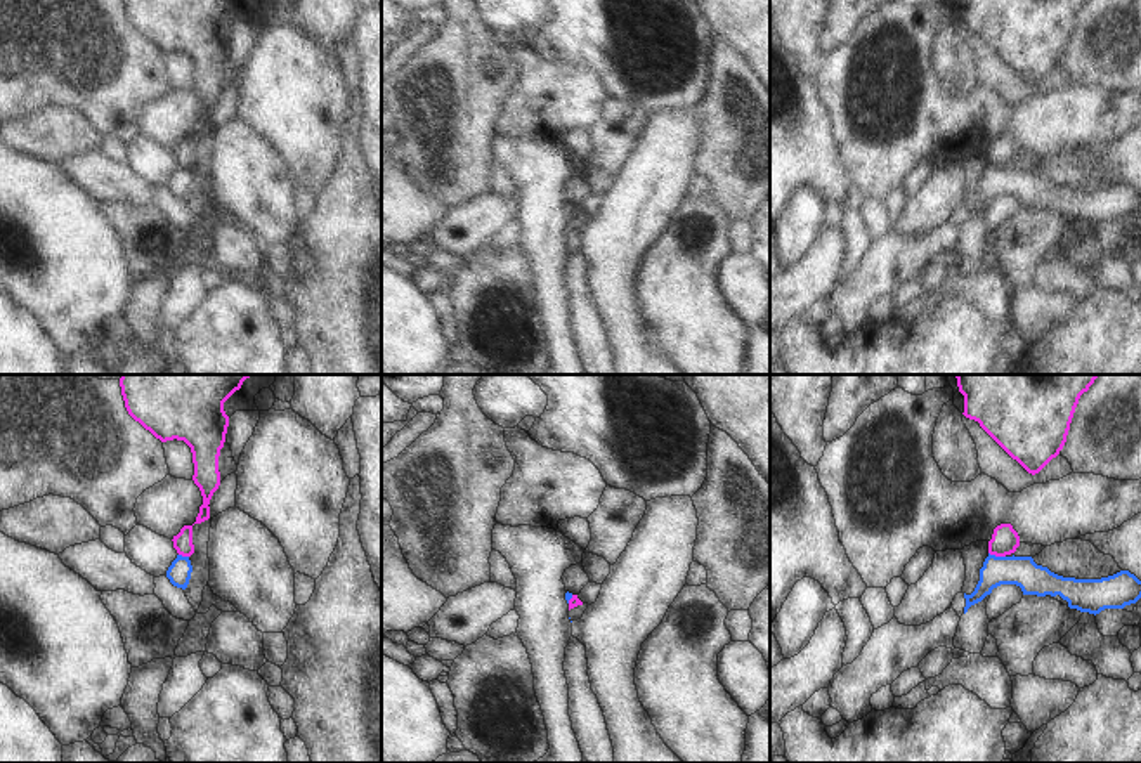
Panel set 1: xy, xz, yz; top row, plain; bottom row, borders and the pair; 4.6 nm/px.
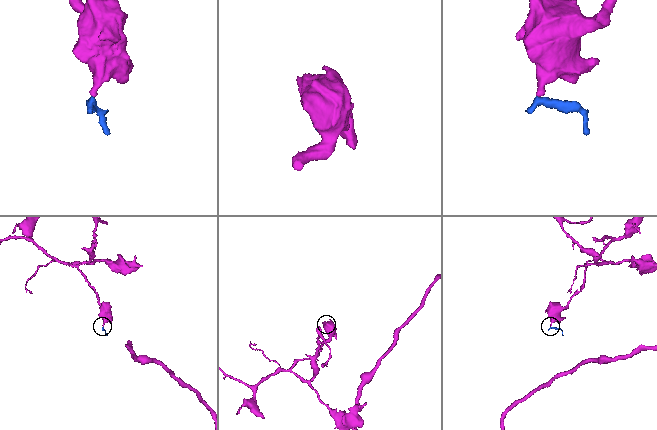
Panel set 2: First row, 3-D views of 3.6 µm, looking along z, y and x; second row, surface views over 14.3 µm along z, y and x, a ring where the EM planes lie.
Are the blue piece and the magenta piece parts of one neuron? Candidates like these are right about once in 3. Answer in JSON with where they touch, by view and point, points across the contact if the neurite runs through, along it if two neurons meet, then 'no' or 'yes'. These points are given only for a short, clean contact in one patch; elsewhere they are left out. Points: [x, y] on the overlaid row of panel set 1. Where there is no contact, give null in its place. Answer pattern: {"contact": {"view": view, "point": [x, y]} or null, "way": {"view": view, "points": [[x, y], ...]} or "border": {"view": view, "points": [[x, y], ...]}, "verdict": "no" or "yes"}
{"contact": {"view": "yz", "point": [997, 557]}, "border": {"view": "yz", "points": [[989, 552], [1004, 557]]}, "verdict": "no"}

